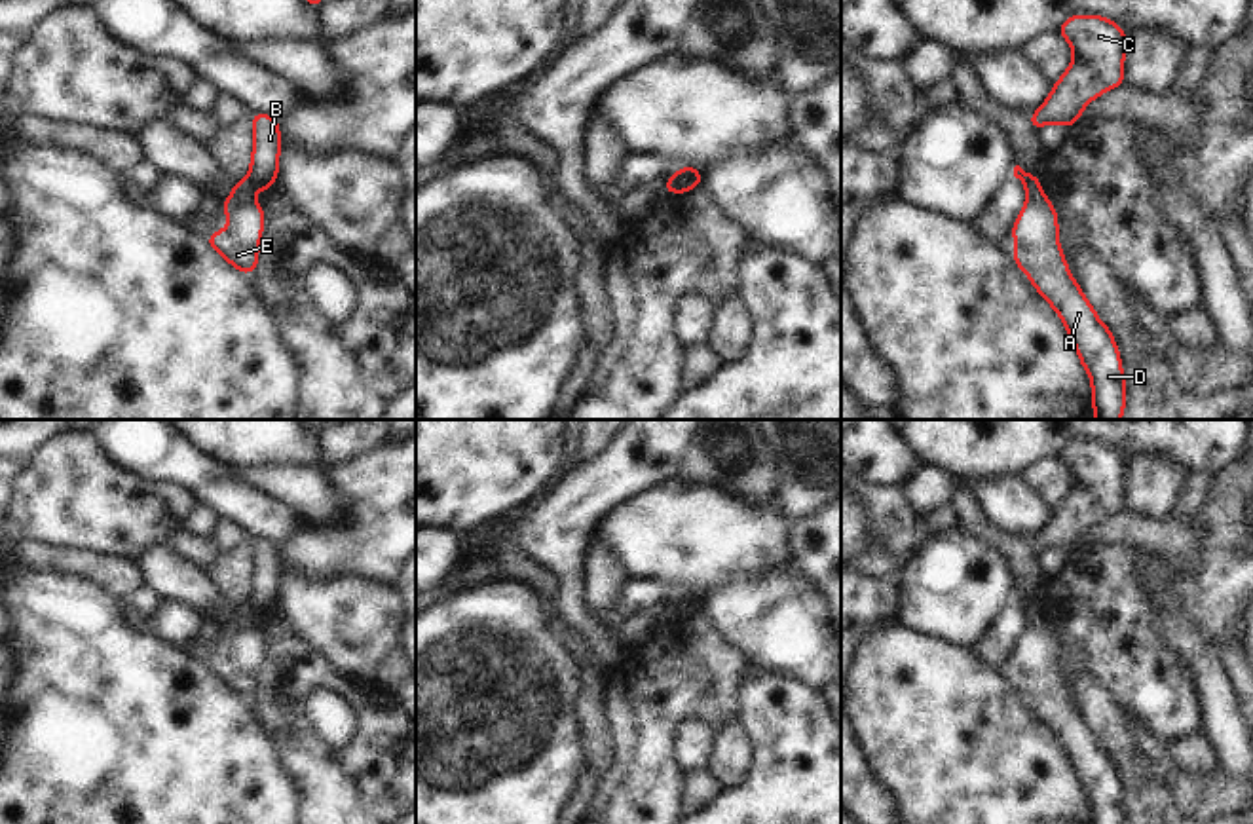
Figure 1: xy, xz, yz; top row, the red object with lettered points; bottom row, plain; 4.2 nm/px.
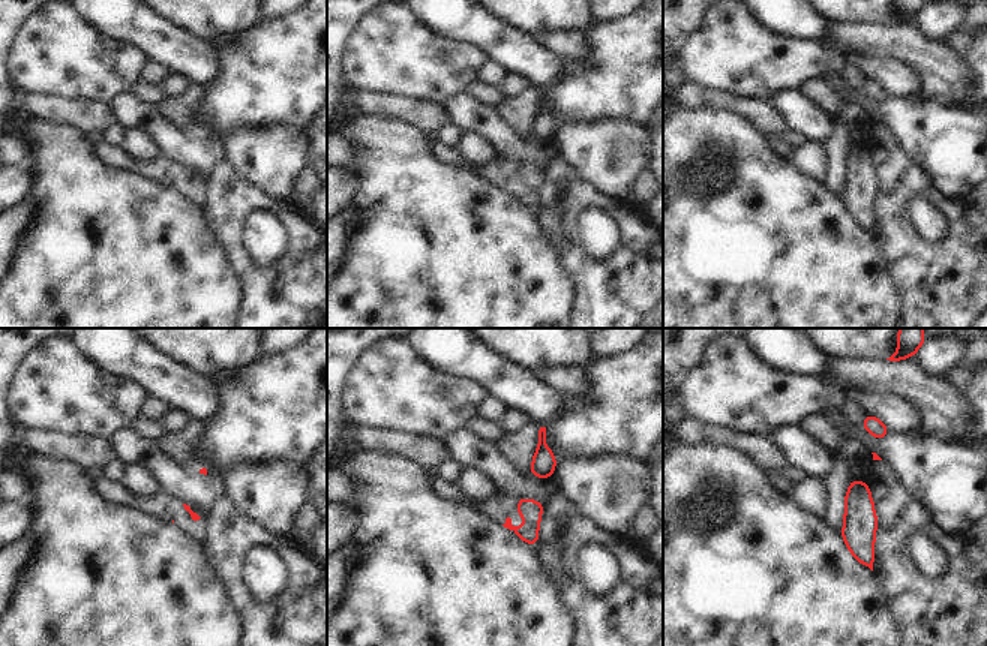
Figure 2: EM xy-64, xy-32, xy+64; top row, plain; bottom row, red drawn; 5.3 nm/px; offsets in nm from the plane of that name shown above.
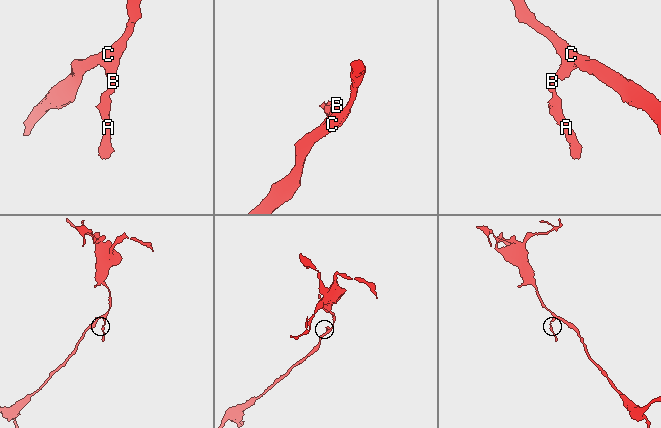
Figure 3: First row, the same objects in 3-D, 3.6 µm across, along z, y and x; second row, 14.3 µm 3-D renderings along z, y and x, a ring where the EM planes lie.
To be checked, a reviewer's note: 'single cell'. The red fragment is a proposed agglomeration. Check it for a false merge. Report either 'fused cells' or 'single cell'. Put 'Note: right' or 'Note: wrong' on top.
Note: wrong
fused cells

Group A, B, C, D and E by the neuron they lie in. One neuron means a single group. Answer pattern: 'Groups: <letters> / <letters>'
Groups: A D E / B C

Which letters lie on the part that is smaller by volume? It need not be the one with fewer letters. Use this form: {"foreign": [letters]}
{"foreign": ["A", "D", "E"]}

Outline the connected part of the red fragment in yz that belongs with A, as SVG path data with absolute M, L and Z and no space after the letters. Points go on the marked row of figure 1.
M1031 177L1025 192L1025 207L1010 232L1010 237L1019 241L1014 262L1059 313L1084 370L1092 376L1095 420L1120 420L1126 406L1126 382L1114 338L1109 327L1097 321L1094 306L1071 277L1057 241L1057 213L1042 194L1040 180Z

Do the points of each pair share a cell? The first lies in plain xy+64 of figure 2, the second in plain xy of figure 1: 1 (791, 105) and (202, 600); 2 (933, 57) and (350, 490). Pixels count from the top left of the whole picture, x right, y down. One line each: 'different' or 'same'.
1: same
2: different

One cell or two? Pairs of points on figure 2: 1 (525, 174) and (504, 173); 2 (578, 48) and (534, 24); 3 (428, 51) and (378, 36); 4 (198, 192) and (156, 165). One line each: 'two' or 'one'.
1: one
2: two
3: one
4: one

